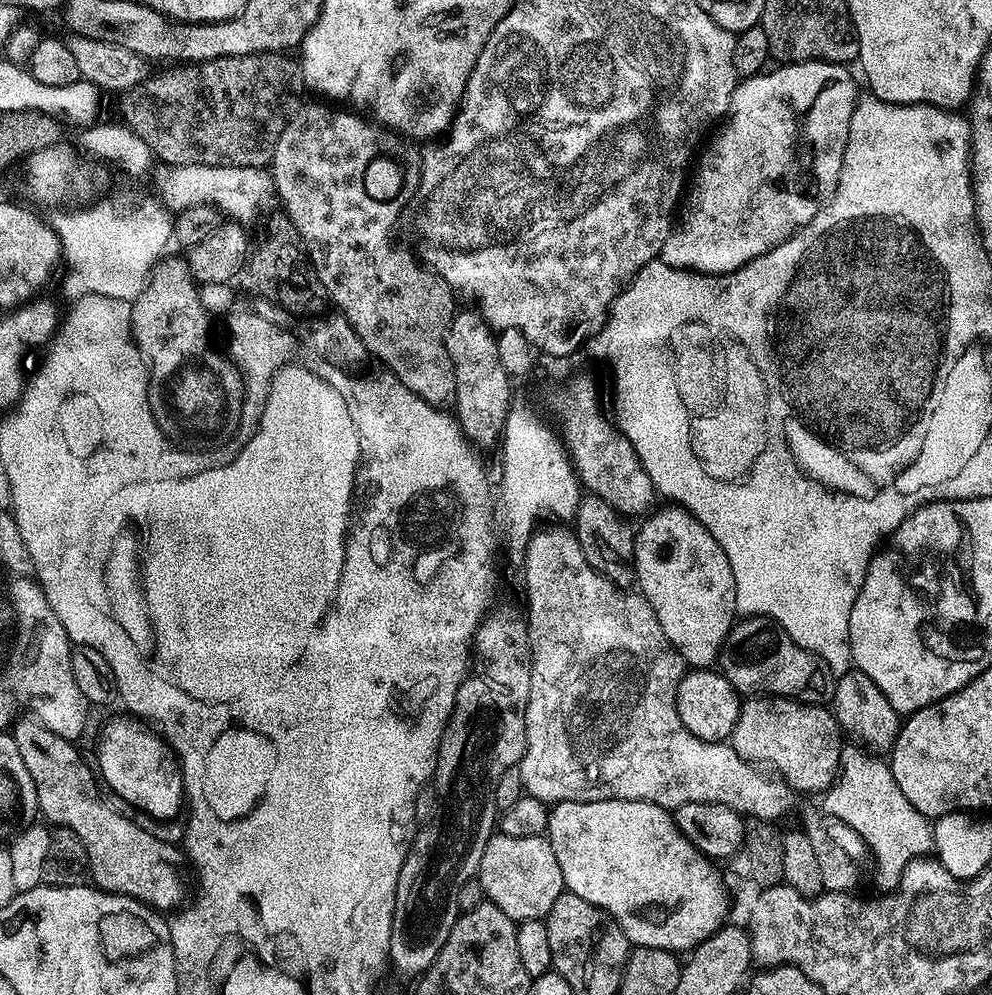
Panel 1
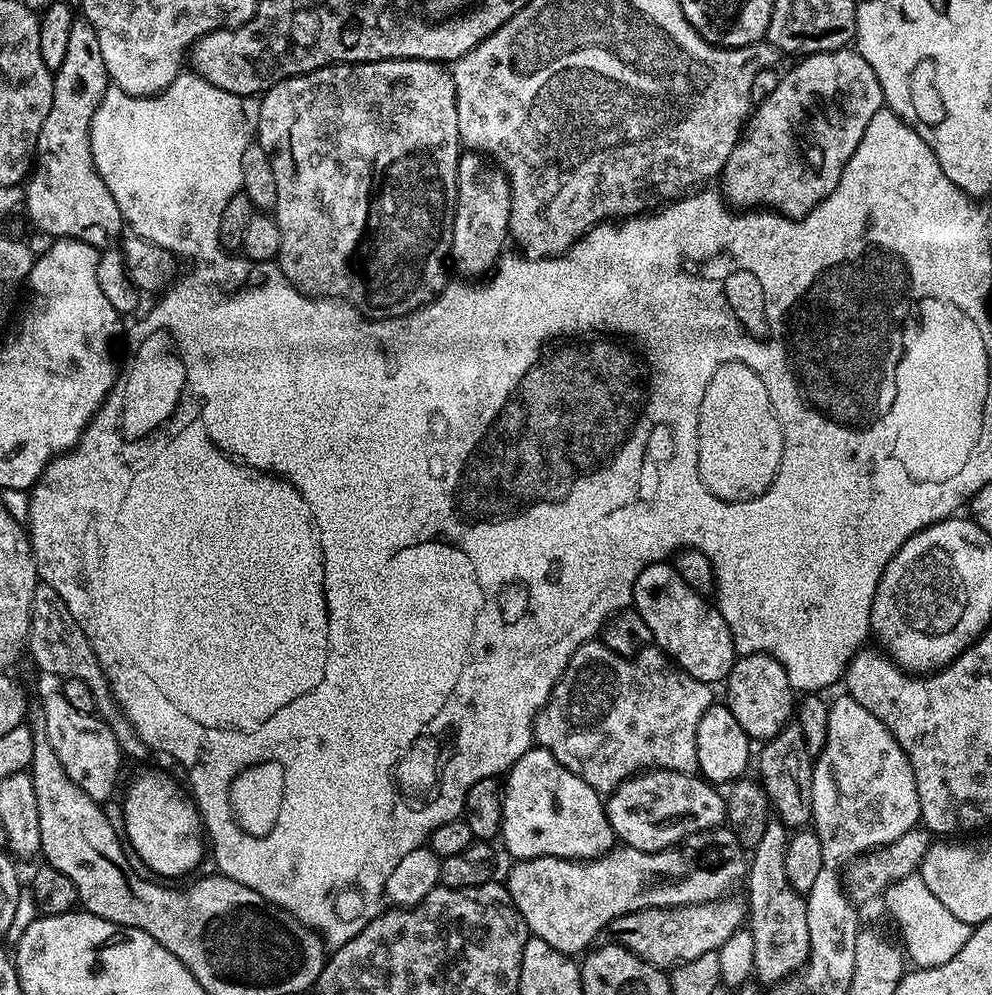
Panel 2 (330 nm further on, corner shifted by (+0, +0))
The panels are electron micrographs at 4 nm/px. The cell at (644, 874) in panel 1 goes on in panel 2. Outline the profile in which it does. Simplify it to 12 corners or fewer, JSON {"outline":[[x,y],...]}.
{"outline":[[549,748],[502,780],[513,861],[617,843],[601,793]]}

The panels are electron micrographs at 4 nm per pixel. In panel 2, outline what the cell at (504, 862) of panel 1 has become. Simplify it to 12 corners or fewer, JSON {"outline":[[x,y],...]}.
{"outline":[[731,828],[660,852],[517,860],[531,935],[575,957],[614,918],[723,900],[749,857]]}

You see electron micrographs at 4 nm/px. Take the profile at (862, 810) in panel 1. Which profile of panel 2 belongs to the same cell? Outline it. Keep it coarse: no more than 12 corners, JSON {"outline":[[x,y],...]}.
{"outline":[[919,874],[888,889],[888,912],[916,968],[942,966],[973,925]]}

